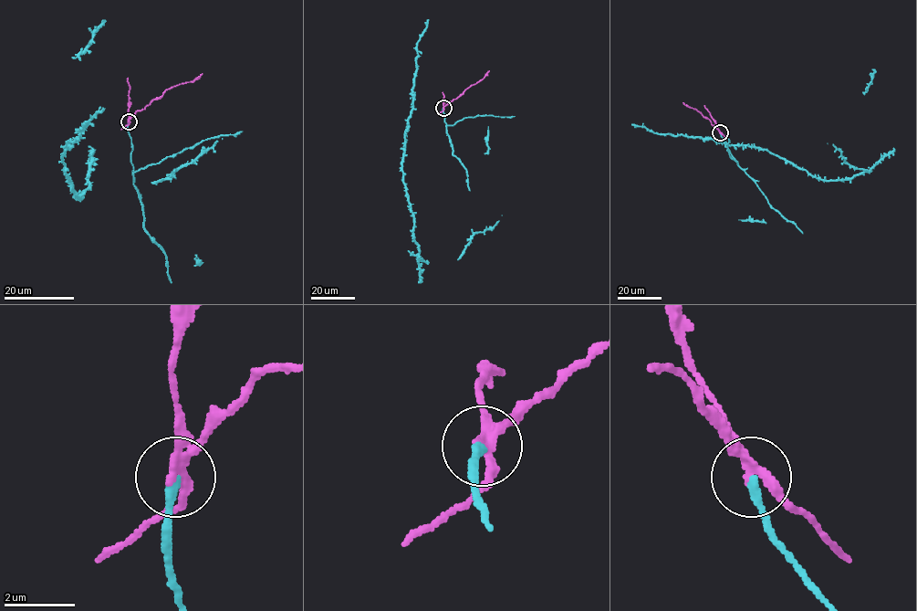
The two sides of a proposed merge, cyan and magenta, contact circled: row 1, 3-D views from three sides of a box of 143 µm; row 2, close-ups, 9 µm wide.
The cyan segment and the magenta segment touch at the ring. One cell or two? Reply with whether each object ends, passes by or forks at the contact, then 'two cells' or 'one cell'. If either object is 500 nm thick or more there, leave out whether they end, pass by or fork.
cyan ends | magenta passes by | two cells

